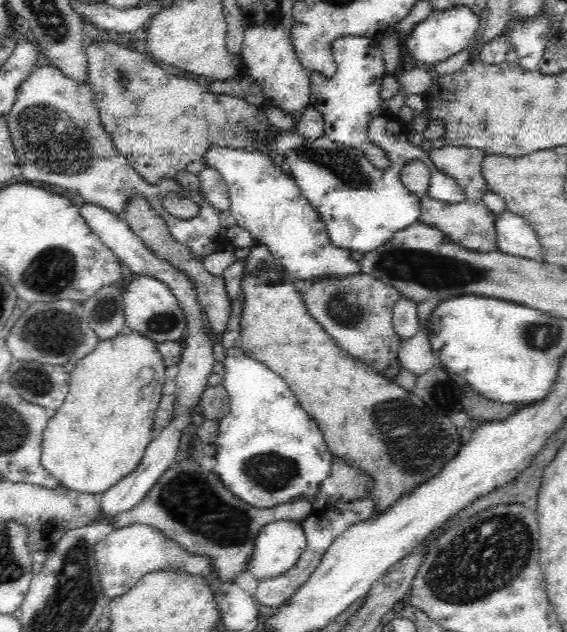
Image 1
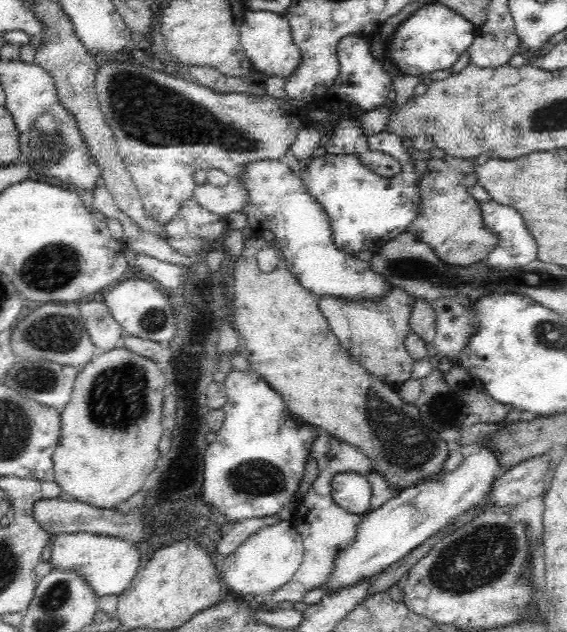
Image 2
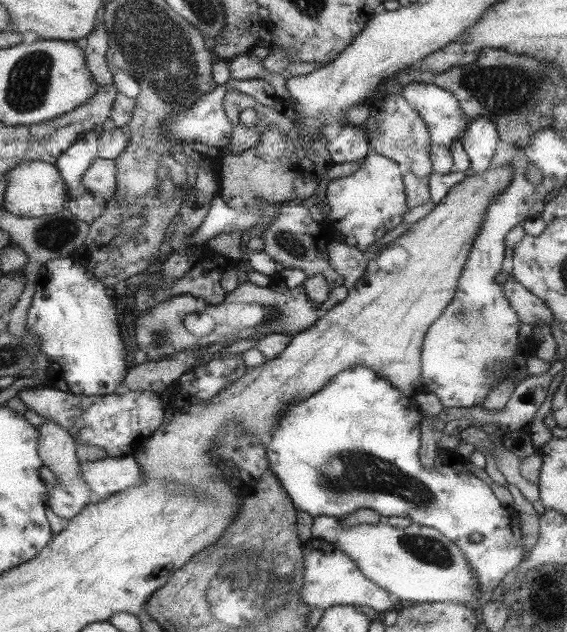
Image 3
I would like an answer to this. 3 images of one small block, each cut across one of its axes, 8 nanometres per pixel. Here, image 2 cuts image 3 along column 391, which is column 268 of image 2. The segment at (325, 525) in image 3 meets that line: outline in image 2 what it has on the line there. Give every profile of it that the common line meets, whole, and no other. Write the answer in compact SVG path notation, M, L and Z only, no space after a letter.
M282 520L274 526L261 527L225 556L220 577L230 590L245 598L258 594L268 597L296 574L304 553L303 539L292 526L292 521Z

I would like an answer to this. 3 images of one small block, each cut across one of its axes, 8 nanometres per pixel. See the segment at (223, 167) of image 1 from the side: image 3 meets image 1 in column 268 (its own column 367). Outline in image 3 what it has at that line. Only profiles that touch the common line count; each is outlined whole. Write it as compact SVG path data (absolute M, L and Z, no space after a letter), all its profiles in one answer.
M370 150L356 171L327 183L327 188L322 192L329 207L326 220L334 231L340 232L339 236L347 246L363 253L403 221L408 206L405 204L404 177L397 166L392 159Z

